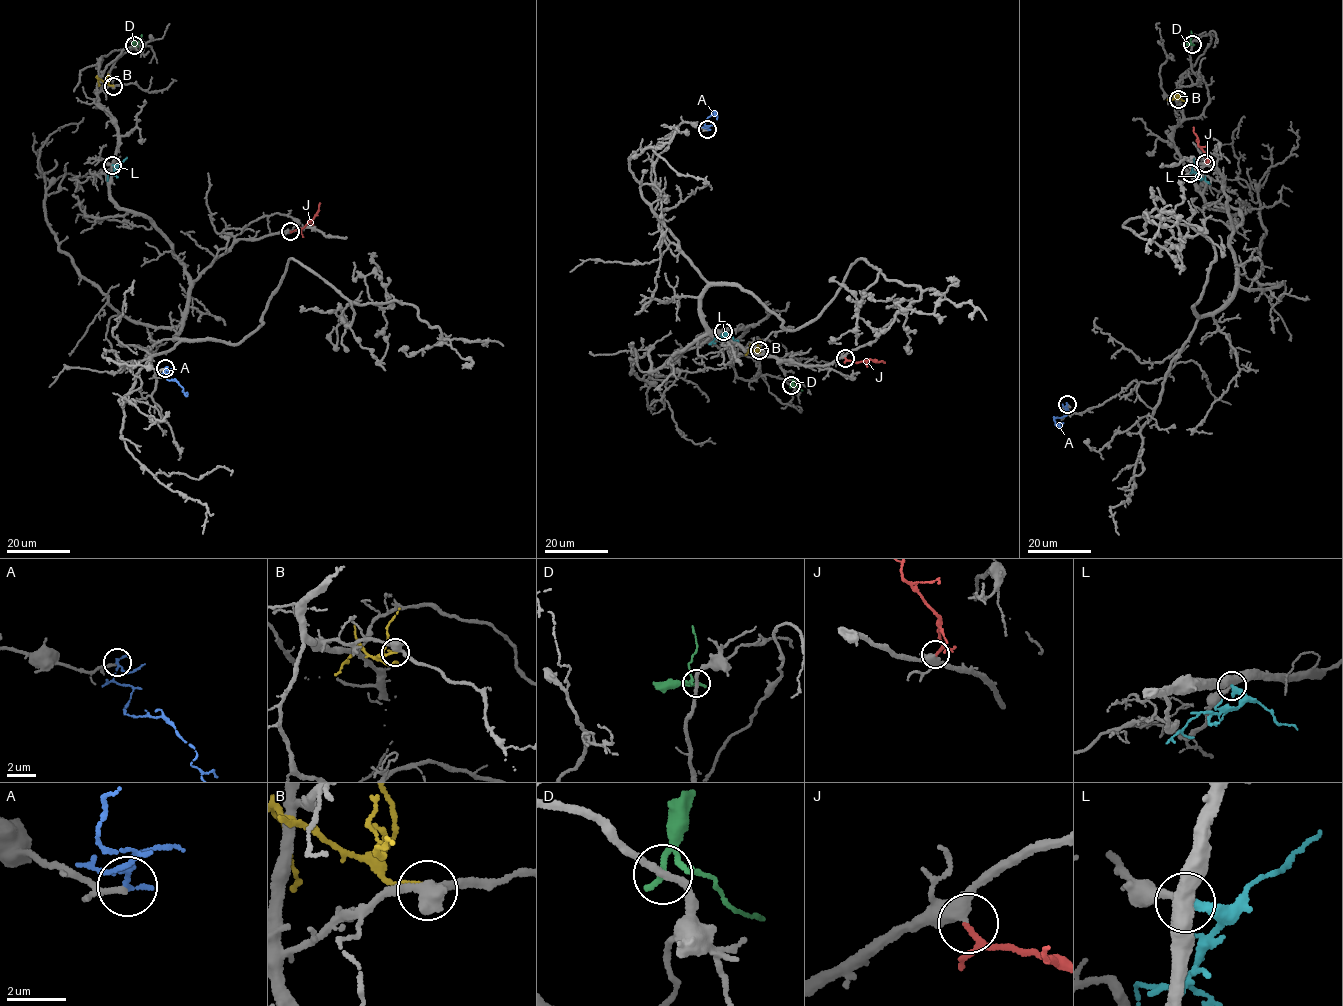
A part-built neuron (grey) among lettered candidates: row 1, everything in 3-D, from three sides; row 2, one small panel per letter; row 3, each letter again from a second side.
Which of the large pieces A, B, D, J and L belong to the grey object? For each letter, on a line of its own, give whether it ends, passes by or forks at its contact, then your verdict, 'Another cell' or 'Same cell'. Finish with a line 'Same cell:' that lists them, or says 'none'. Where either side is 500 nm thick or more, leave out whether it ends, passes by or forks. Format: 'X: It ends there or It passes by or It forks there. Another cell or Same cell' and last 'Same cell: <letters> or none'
A: It passes by. Another cell
B: It ends there. Another cell
D: It passes by. Another cell
J: It passes by. Same cell
L: It ends there. Another cell
Same cell: J

